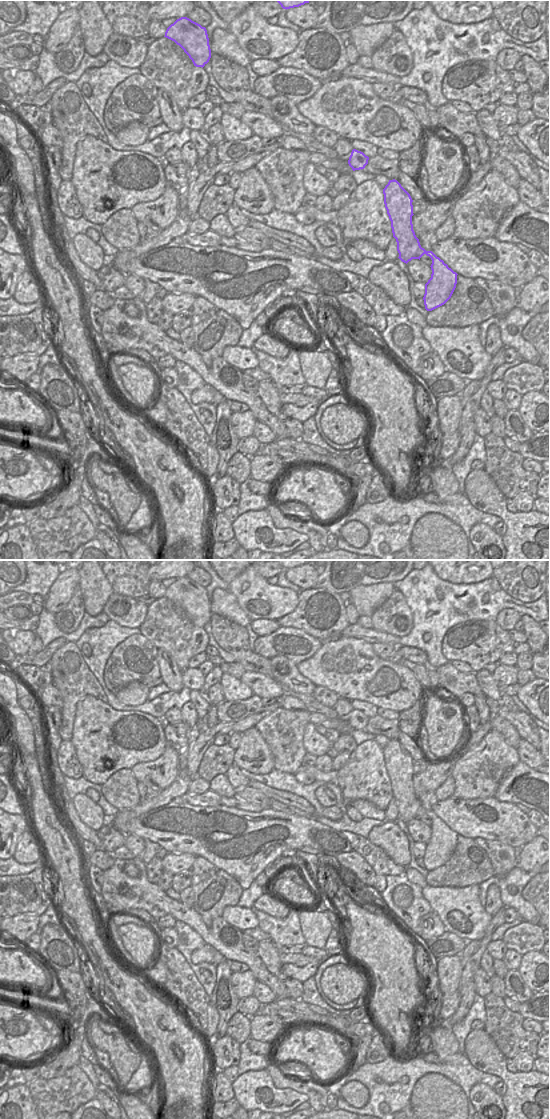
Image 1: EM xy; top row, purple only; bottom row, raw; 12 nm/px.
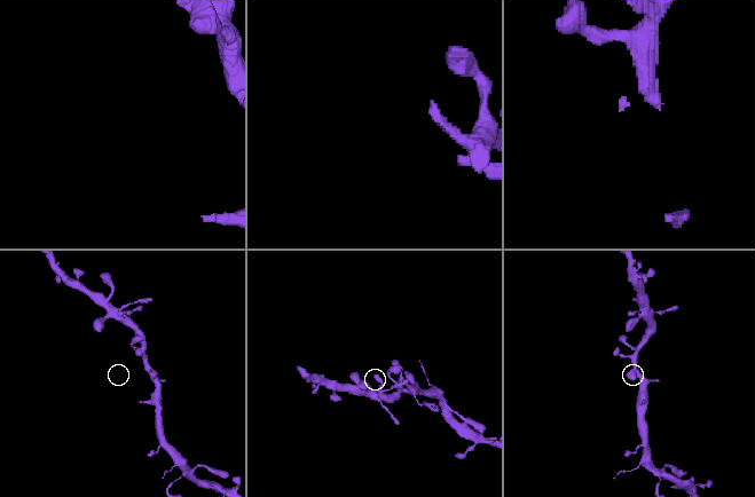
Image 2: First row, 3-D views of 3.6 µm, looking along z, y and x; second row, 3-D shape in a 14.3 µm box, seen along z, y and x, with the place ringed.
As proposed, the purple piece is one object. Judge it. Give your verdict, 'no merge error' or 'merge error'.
no merge error

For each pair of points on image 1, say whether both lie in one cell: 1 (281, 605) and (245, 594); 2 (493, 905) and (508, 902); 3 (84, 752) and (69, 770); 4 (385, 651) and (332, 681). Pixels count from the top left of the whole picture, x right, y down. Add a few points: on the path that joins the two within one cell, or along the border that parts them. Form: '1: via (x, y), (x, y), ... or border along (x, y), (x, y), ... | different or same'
1: via (272, 602), (257, 598), (254, 595) | same
2: border along (493, 883), (488, 887), (487, 901), (484, 907) | different
3: border along (69, 741), (74, 748), (83, 775) | different
4: border along (371, 644), (373, 652), (386, 660) | different

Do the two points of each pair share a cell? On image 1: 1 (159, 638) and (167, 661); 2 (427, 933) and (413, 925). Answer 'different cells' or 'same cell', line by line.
1: different cells
2: different cells

